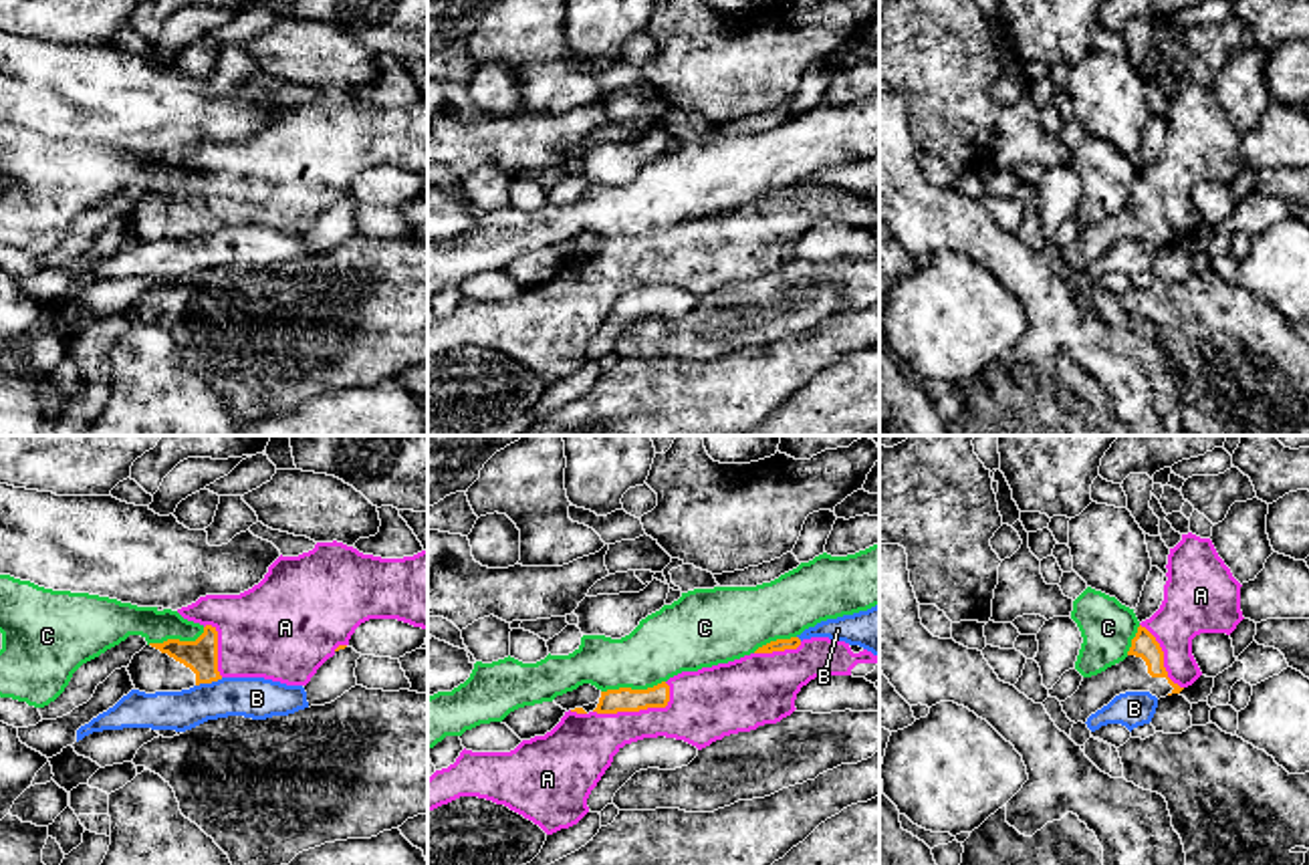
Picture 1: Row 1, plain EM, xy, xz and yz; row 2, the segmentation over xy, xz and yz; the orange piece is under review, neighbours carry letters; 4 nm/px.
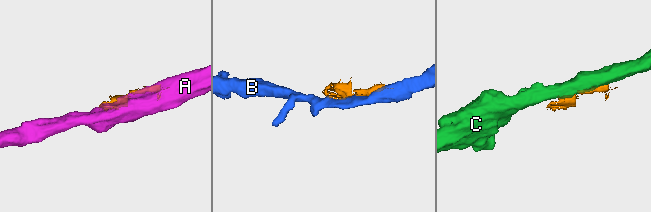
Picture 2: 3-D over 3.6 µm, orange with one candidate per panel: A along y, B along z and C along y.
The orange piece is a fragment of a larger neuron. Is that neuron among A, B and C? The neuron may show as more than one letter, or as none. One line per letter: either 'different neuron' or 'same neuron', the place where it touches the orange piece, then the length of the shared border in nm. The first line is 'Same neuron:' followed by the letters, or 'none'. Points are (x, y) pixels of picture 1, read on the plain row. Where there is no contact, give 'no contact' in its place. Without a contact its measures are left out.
Same neuron: A
A: same neuron | xz (638, 259) | 320 nm
B: different neuron | xy (208, 230) | 120 nm
C: different neuron | xz (630, 236) | 260 nm

